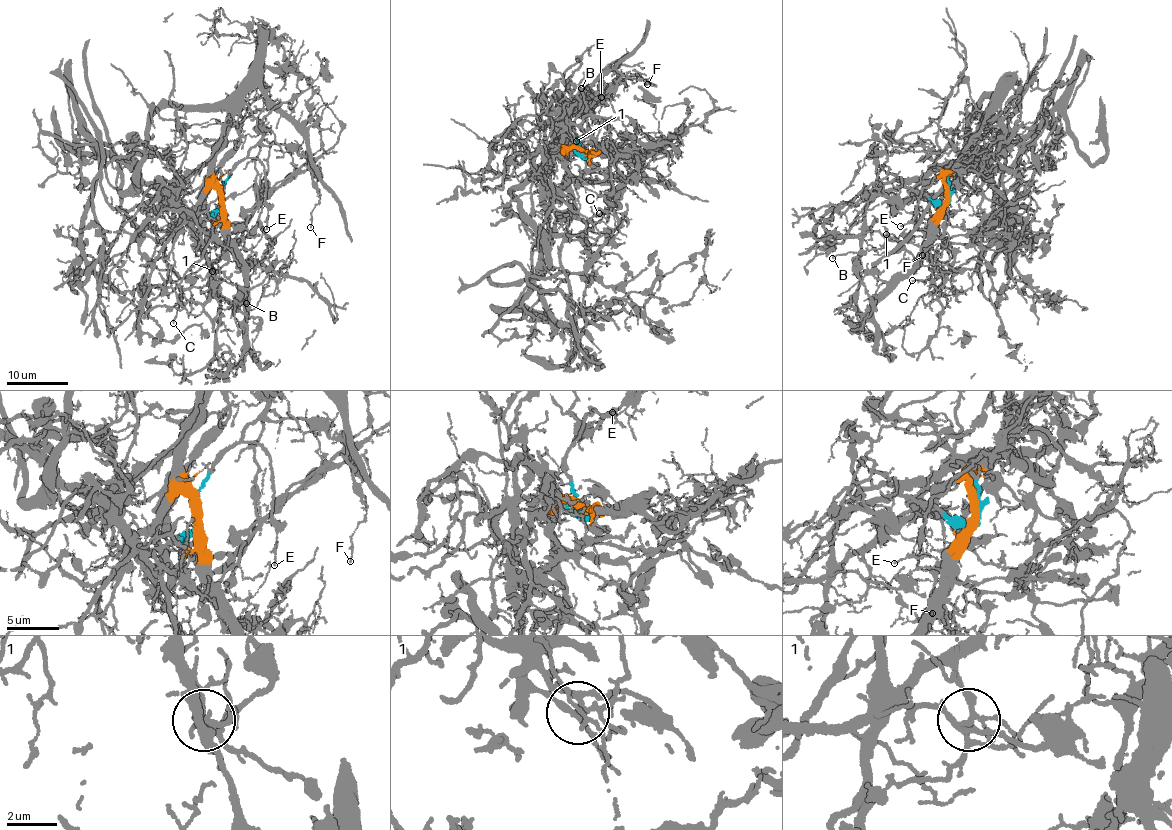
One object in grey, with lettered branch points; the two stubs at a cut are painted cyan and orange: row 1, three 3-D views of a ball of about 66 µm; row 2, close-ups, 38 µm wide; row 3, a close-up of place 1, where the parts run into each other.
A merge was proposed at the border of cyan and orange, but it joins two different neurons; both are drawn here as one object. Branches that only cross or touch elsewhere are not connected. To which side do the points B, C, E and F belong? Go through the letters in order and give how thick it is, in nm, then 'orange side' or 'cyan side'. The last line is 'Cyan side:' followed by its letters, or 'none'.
B: 120 nm | orange side
C: 120 nm | orange side
E: 130 nm | cyan side
F: 110 nm | orange side
Cyan side: E

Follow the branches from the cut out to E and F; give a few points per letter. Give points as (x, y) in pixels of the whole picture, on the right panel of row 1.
E: (950, 198), (949, 183), (944, 171), (947, 169), (925, 188), (919, 198), (915, 218), (900, 226)
F: (949, 197), (947, 177), (985, 118), (945, 187), (949, 240), (922, 255)

